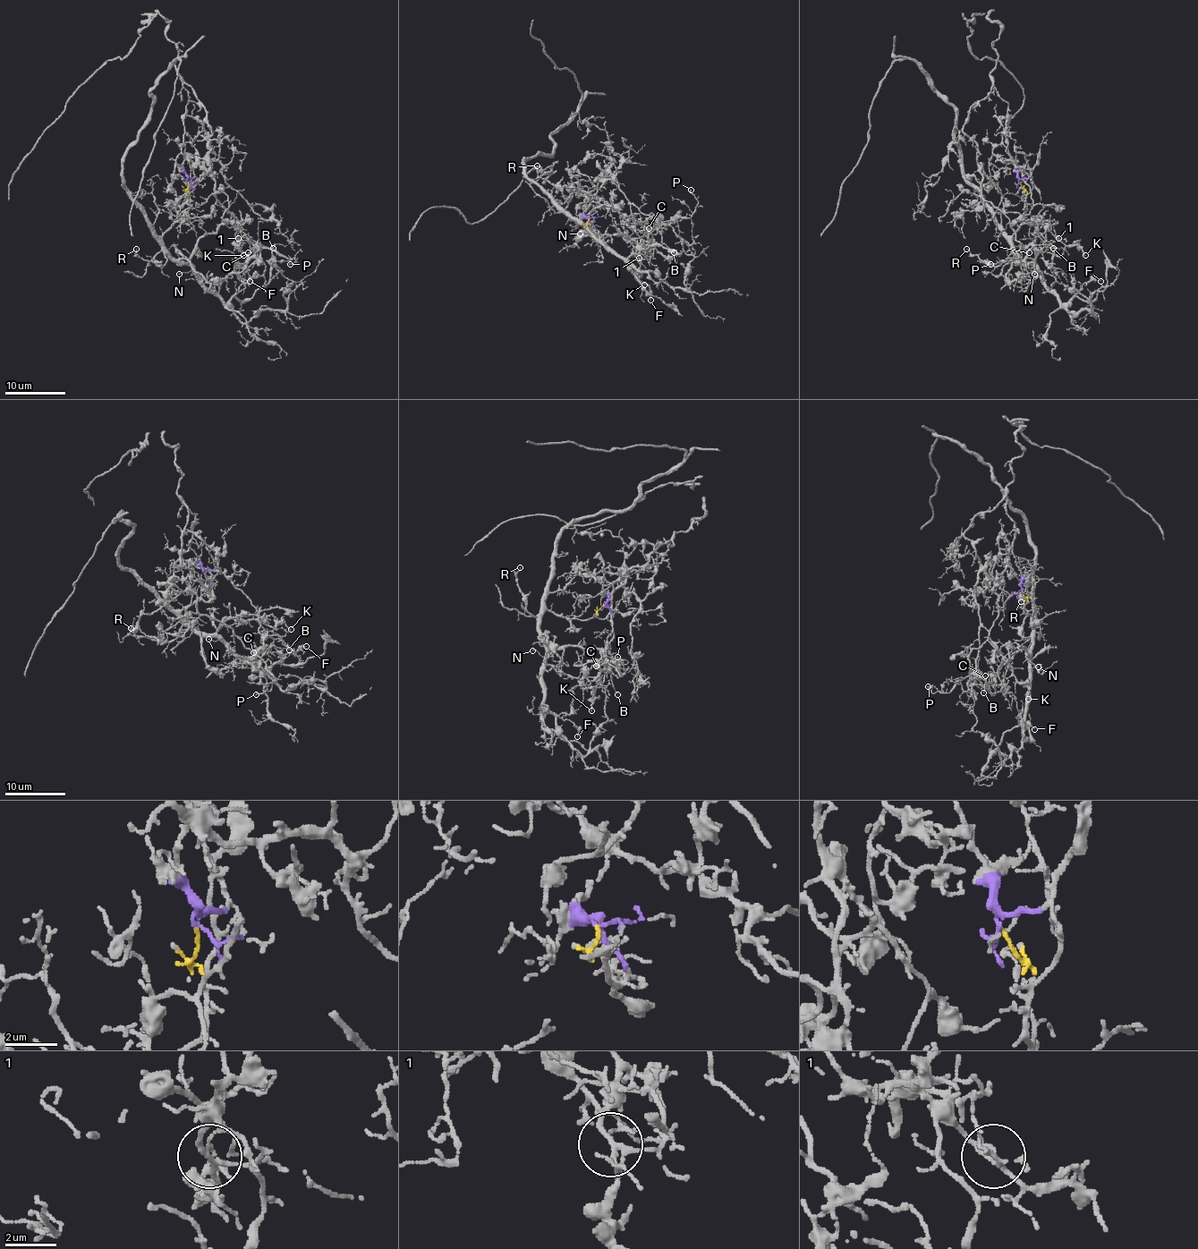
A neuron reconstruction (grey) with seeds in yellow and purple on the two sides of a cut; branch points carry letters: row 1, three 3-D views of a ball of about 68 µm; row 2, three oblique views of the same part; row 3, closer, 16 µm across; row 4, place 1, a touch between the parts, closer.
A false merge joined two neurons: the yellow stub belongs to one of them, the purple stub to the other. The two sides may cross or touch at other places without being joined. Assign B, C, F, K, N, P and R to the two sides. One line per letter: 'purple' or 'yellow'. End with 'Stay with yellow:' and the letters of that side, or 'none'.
B: purple
C: purple
F: yellow
K: purple
N: yellow
P: purple
R: yellow
Stay with yellow: F, N, R

